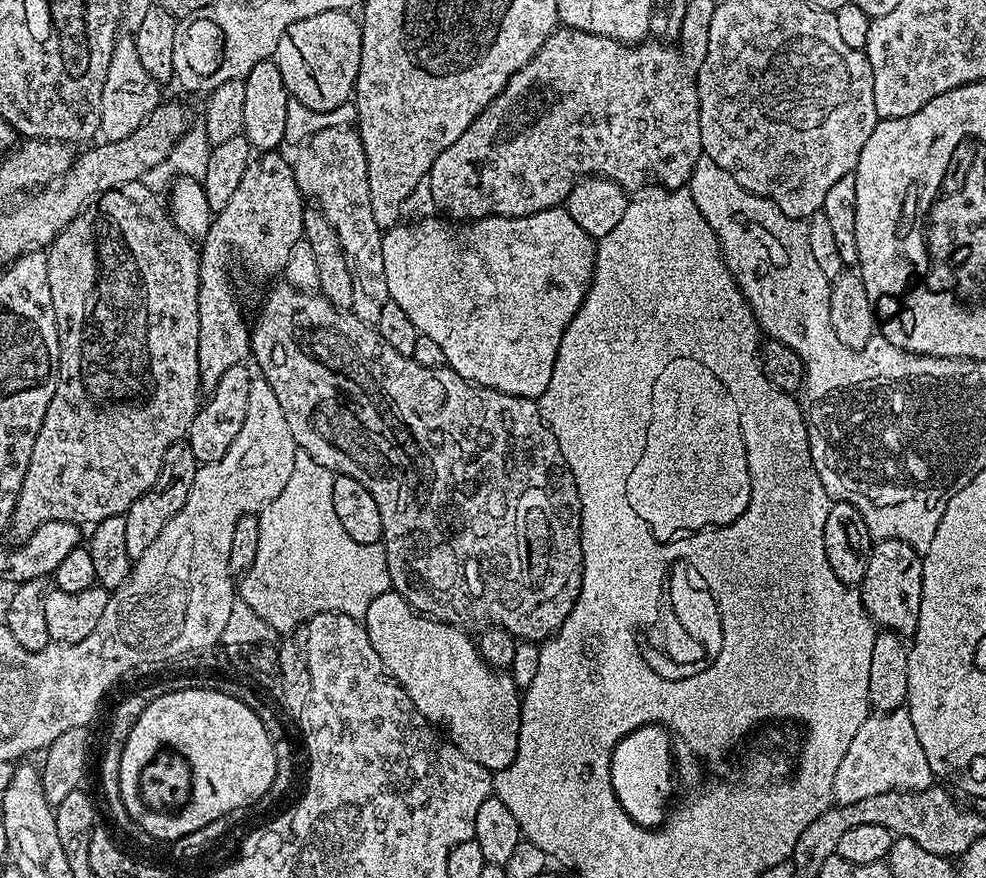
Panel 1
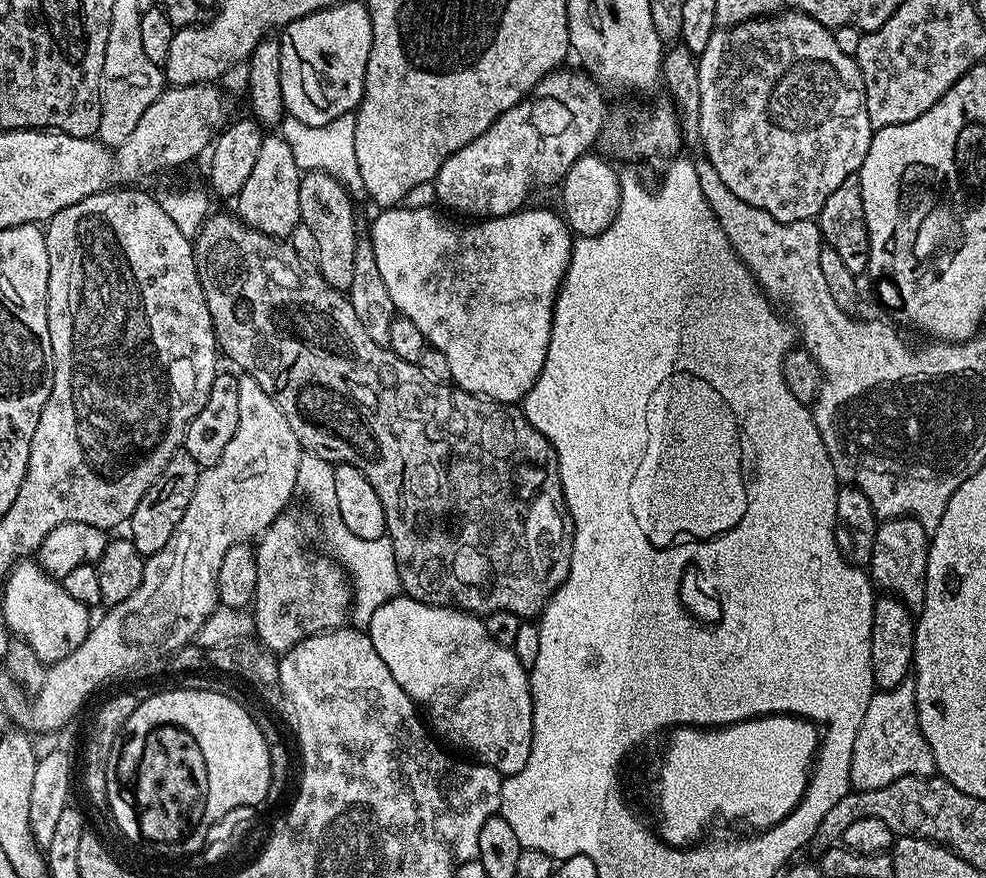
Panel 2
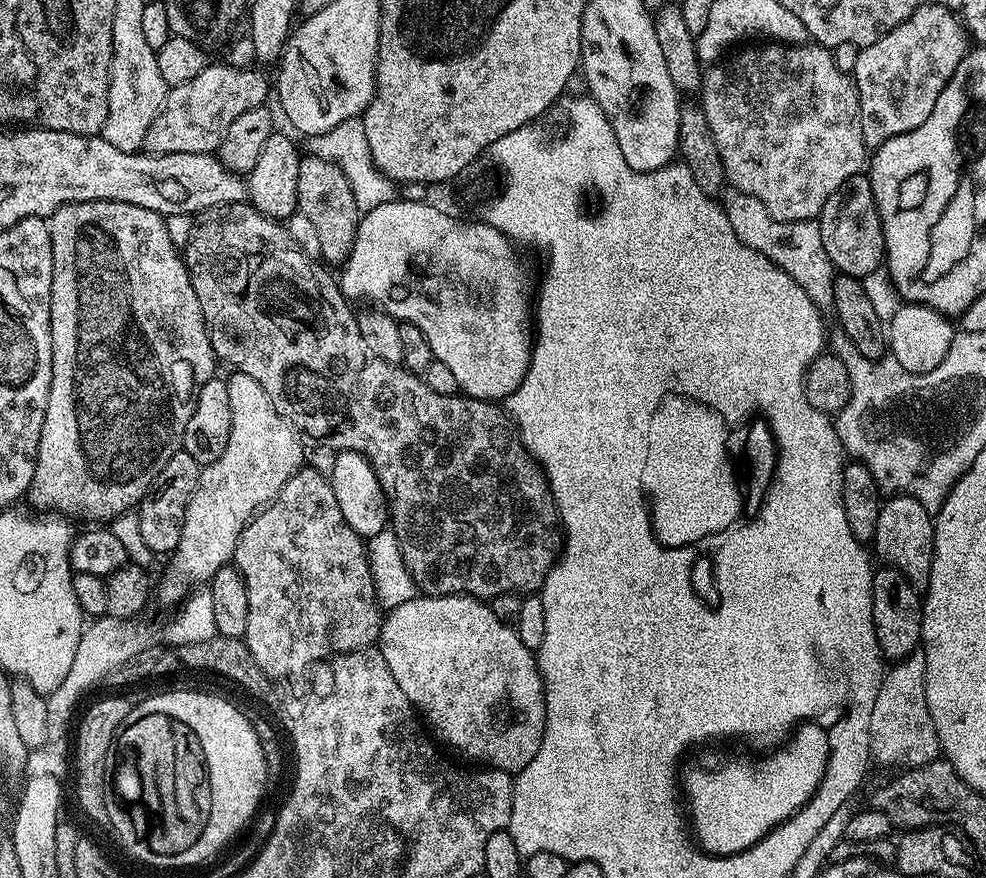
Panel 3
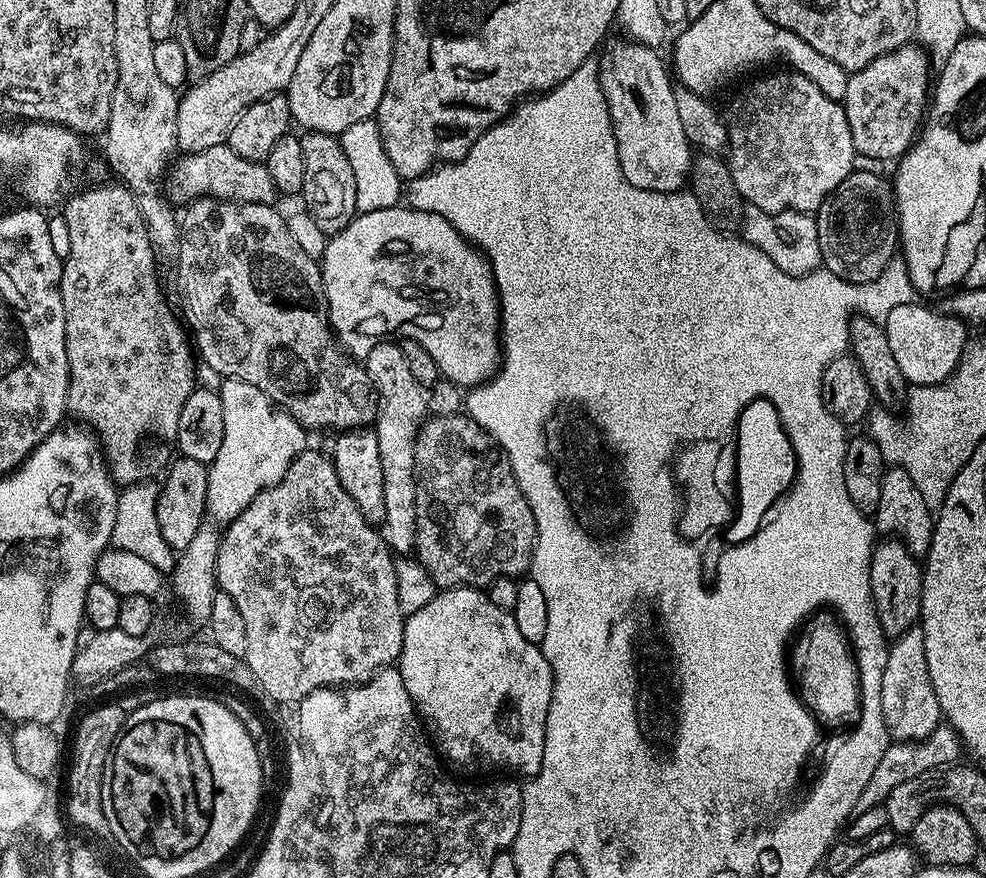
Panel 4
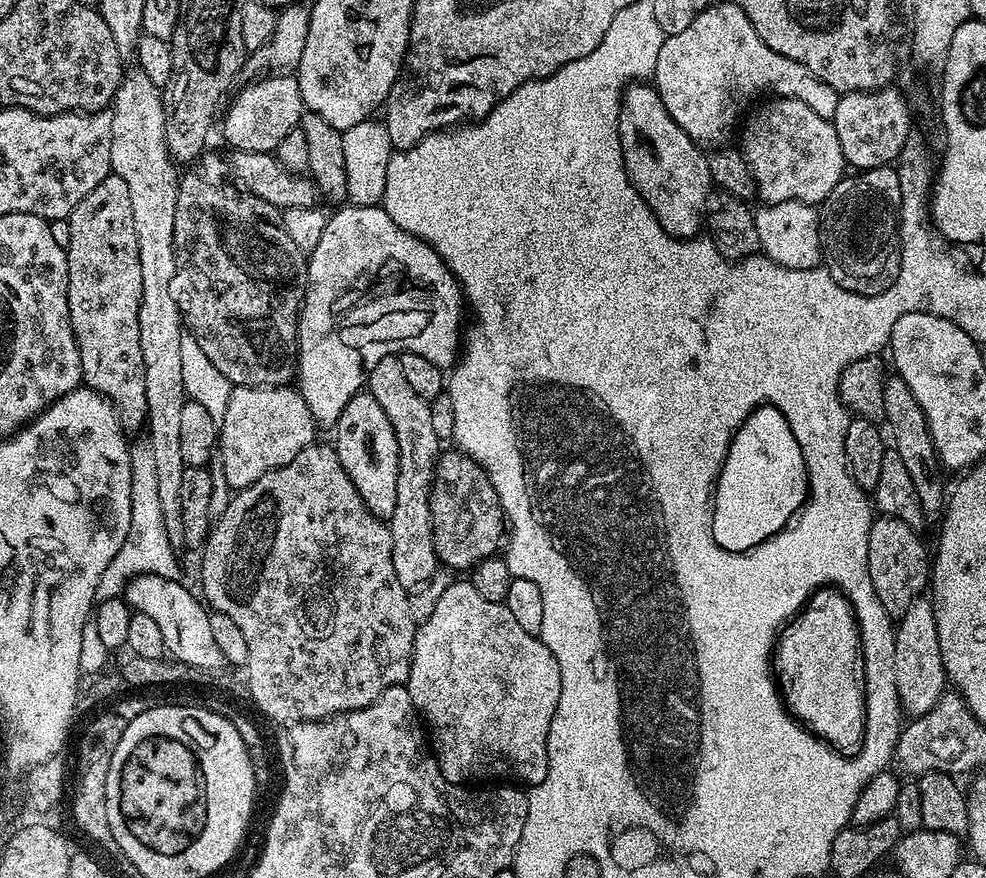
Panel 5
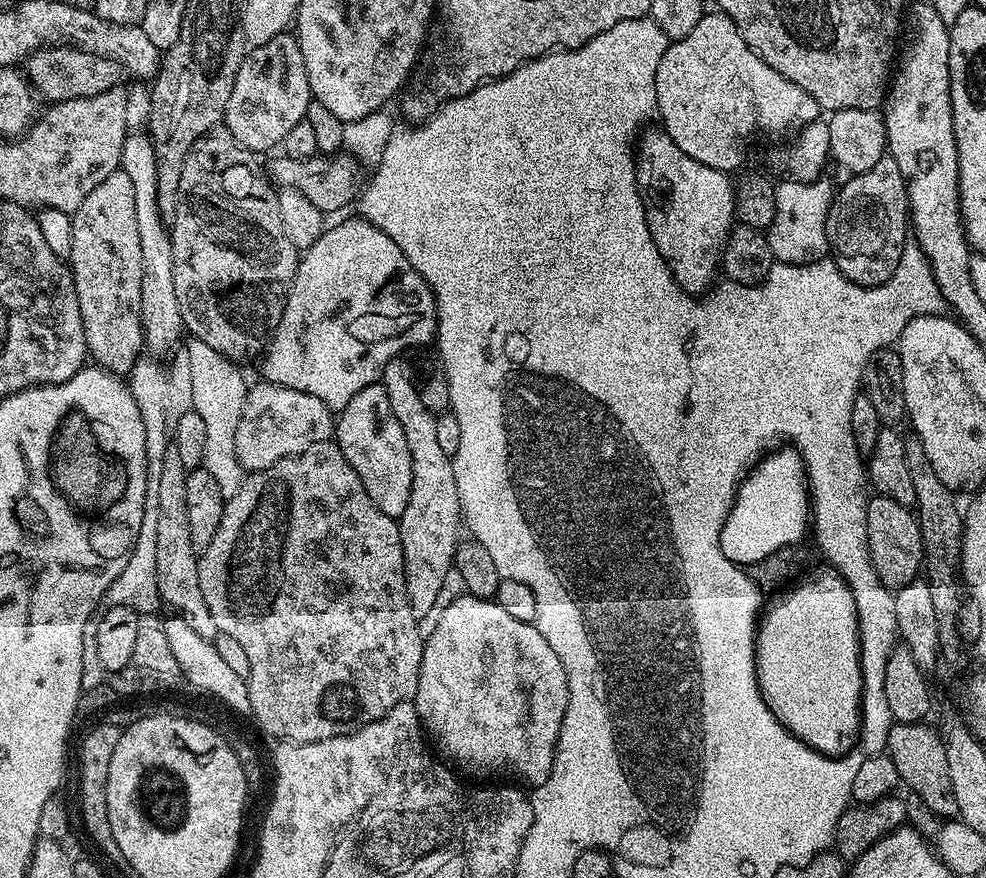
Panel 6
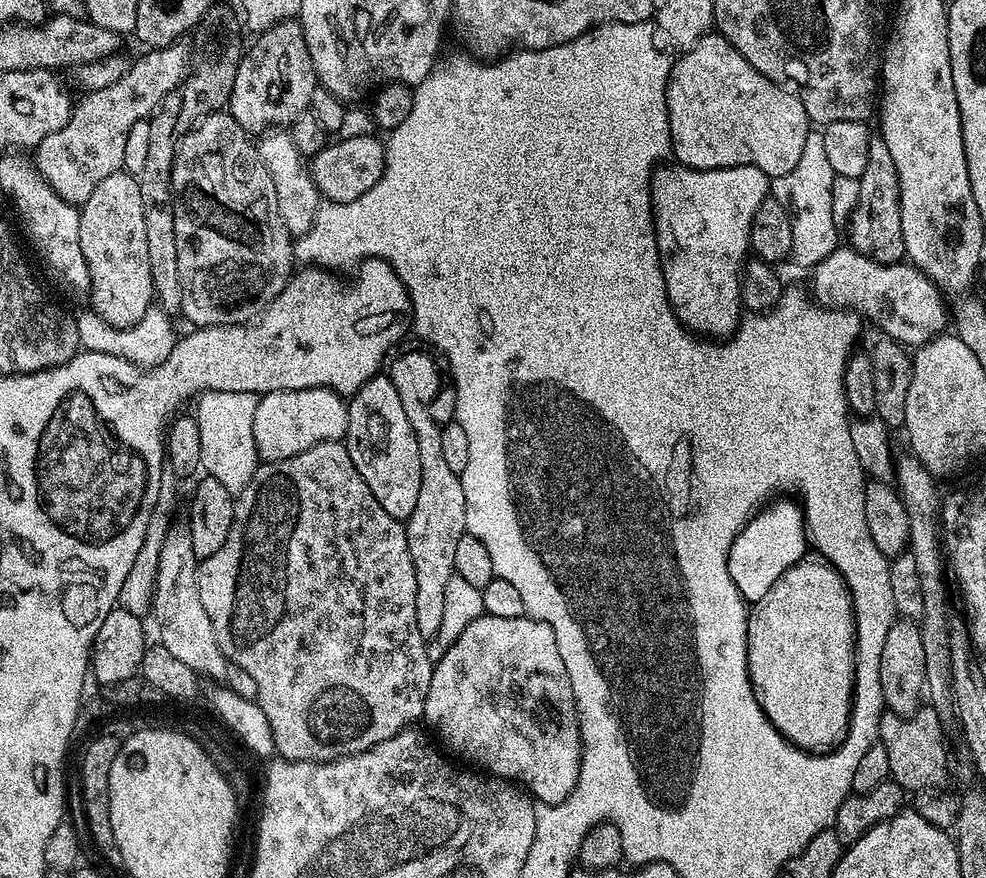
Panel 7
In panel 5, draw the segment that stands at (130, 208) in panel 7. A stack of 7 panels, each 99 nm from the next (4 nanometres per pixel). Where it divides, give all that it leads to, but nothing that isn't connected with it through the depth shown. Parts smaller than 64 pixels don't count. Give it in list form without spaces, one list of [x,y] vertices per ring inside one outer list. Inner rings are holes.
[[[108,175],[105,180],[98,182],[98,186],[94,186],[94,190],[90,190],[90,194],[86,194],[86,198],[82,198],[82,202],[78,202],[78,206],[74,206],[74,210],[68,215],[67,222],[70,226],[70,242],[66,246],[68,253],[68,309],[70,310],[70,326],[74,330],[74,338],[78,346],[80,375],[87,387],[99,392],[104,399],[112,403],[125,433],[133,434],[132,432],[138,431],[139,428],[141,431],[145,427],[148,407],[146,406],[146,378],[142,362],[142,342],[138,334],[138,310],[142,302],[142,262],[138,258],[138,234],[134,230],[134,210],[130,210],[130,189],[127,188],[126,182],[122,182],[122,178],[117,176]]]

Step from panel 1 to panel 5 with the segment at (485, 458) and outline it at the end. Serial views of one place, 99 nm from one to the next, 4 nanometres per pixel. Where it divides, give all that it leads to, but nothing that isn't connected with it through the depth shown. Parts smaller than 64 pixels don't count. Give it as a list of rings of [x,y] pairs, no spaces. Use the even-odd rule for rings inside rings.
[[[205,151],[196,157],[195,161],[183,169],[179,177],[178,202],[174,206],[174,250],[176,251],[176,273],[170,282],[170,294],[174,294],[174,302],[178,306],[181,317],[186,318],[186,327],[198,340],[198,345],[210,362],[226,374],[226,378],[234,386],[248,384],[251,388],[283,388],[288,380],[298,372],[298,337],[296,322],[300,315],[302,303],[301,281],[306,276],[306,256],[290,242],[290,234],[286,234],[282,223],[281,209],[270,206],[262,198],[244,191],[230,179],[230,164],[223,160],[216,152]],[[459,450],[441,451],[436,462],[436,477],[430,490],[430,518],[437,561],[449,570],[471,570],[478,562],[497,555],[506,540],[506,517],[498,502],[498,494],[479,462]]]

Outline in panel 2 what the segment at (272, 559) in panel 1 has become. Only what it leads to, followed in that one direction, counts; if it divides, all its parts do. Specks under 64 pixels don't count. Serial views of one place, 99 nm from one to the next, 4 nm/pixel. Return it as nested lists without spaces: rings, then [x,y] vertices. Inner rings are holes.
[[[304,452],[298,466],[297,489],[312,503],[316,516],[320,519],[318,536],[324,539],[323,547],[327,555],[342,565],[348,573],[354,593],[354,624],[355,627],[367,629],[370,618],[378,606],[390,602],[401,595],[402,589],[398,578],[398,562],[394,562],[394,546],[392,539],[385,534],[382,538],[367,540],[358,538],[358,534],[350,534],[346,530],[346,522],[342,522],[342,514],[338,514],[338,497],[334,491],[334,466],[313,452]]]

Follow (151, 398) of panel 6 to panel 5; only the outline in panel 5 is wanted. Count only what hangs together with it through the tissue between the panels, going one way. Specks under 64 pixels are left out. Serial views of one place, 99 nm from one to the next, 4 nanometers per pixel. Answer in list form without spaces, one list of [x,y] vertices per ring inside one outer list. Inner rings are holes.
[[[138,438],[129,445],[131,450],[131,518],[130,532],[122,542],[122,548],[115,554],[105,573],[99,578],[95,590],[97,603],[121,597],[123,590],[133,577],[142,574],[154,574],[171,580],[180,580],[179,556],[166,532],[162,506],[159,504],[158,478],[156,476],[154,448],[146,438]]]

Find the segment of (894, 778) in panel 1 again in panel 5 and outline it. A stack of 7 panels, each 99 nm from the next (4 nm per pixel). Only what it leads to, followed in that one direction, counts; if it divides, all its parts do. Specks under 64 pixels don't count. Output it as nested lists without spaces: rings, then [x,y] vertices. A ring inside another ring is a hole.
[[[921,598],[913,602],[910,610],[906,610],[906,614],[895,621],[894,627],[894,682],[898,688],[901,709],[909,717],[915,718],[929,712],[946,691],[946,677],[942,654],[938,650],[938,628],[934,622],[931,599]]]

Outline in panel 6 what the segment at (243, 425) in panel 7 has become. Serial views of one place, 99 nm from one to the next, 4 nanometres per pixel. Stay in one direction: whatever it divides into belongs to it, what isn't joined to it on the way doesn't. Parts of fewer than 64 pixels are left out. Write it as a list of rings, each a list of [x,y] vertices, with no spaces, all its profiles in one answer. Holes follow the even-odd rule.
[[[193,336],[187,340],[184,349],[188,352],[191,365],[193,400],[191,411],[202,414],[202,422],[206,425],[206,454],[202,466],[217,480],[218,487],[227,498],[234,495],[246,475],[232,451],[234,450],[234,430],[238,430],[238,418],[242,418],[248,382],[245,382],[235,363],[218,354],[206,342]]]

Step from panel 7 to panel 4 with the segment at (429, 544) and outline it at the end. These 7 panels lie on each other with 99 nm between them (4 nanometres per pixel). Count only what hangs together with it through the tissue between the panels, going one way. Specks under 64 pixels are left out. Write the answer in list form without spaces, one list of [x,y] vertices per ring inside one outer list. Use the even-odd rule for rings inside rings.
[[[399,343],[374,345],[363,361],[364,368],[376,389],[378,415],[374,431],[378,438],[378,454],[382,454],[382,491],[386,501],[386,518],[382,535],[396,554],[408,554],[416,546],[416,467],[414,450],[420,425],[429,415],[428,393],[410,371],[406,354]]]

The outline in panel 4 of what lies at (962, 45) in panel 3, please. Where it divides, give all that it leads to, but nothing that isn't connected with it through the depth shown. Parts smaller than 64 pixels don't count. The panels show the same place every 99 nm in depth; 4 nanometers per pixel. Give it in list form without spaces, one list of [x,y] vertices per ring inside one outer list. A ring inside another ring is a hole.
[[[910,43],[874,58],[870,66],[849,75],[842,103],[850,122],[850,138],[854,138],[857,157],[896,162],[912,147],[930,104],[928,72],[928,53],[923,47]]]

